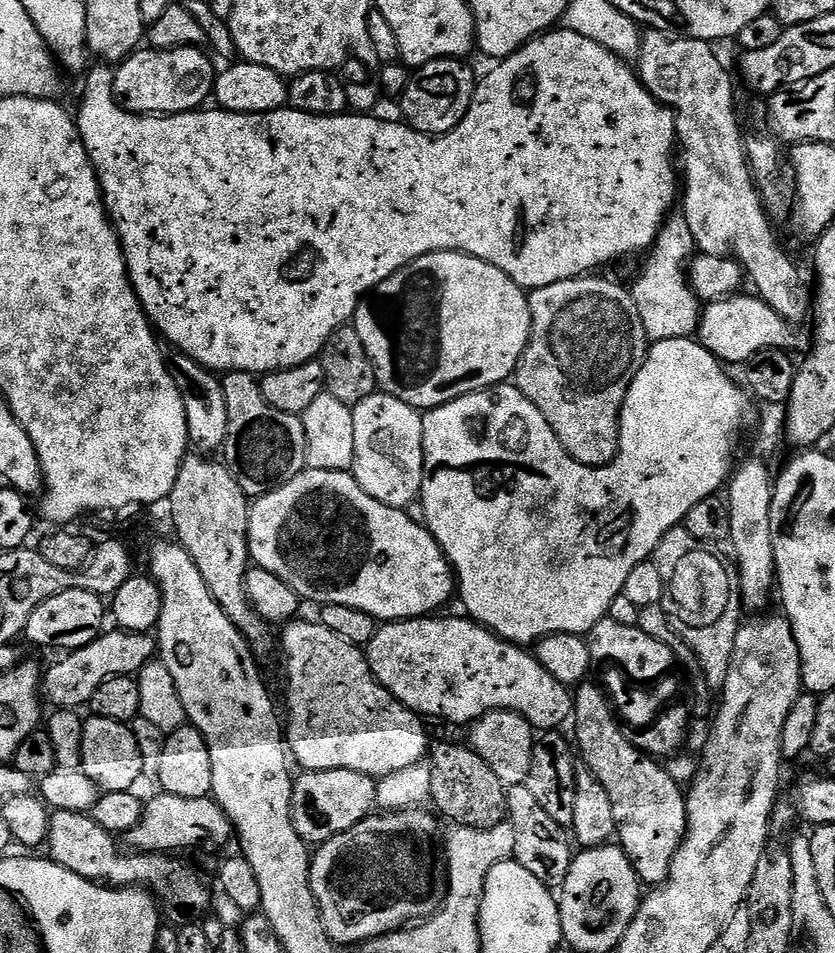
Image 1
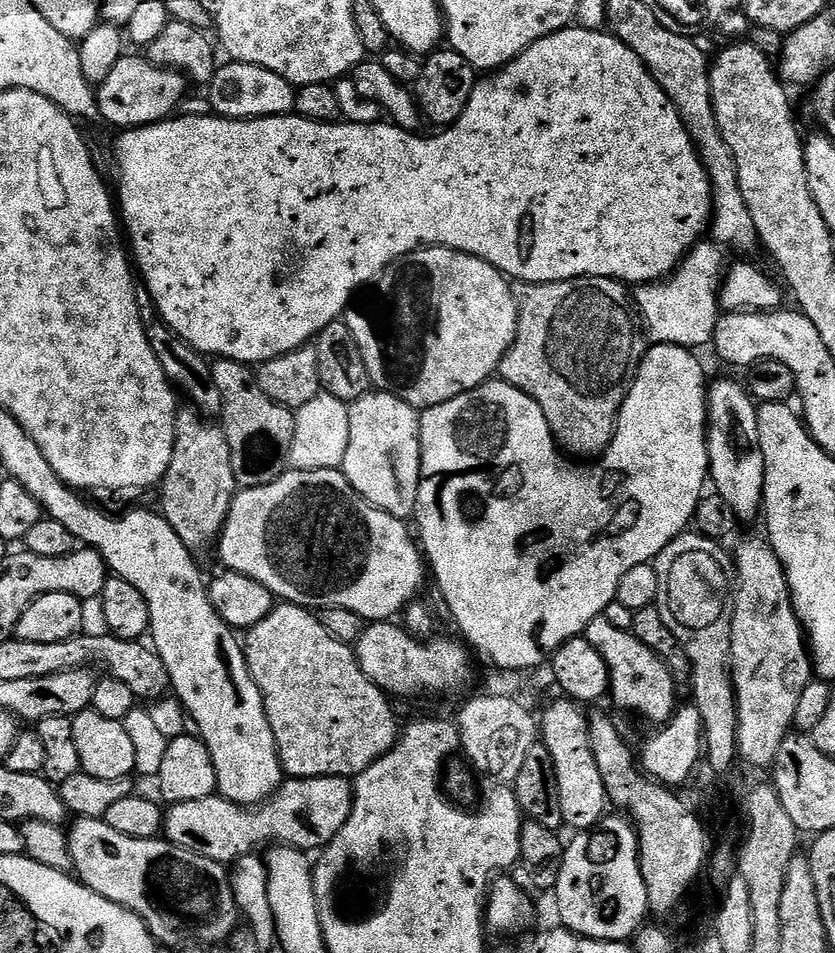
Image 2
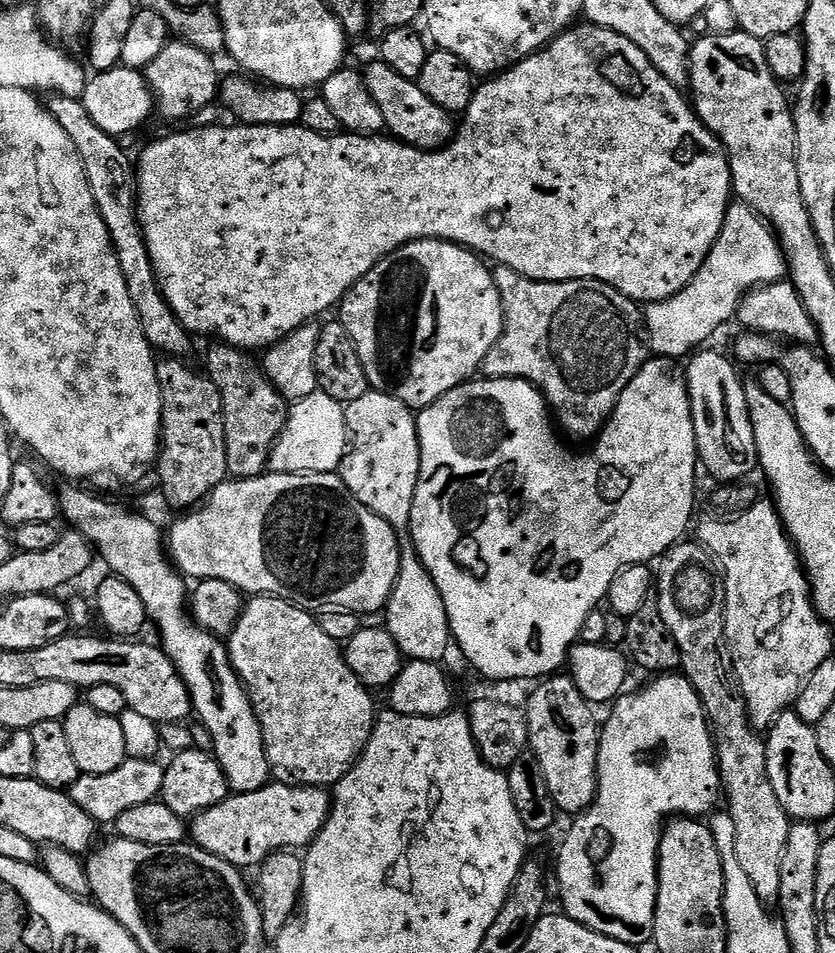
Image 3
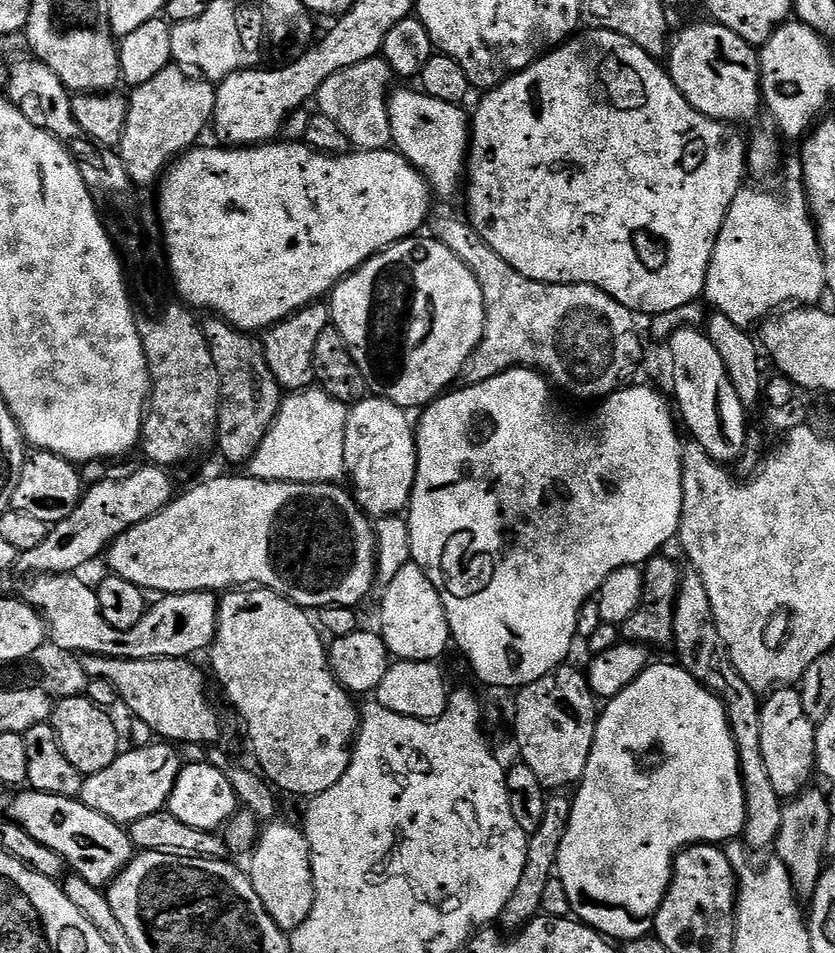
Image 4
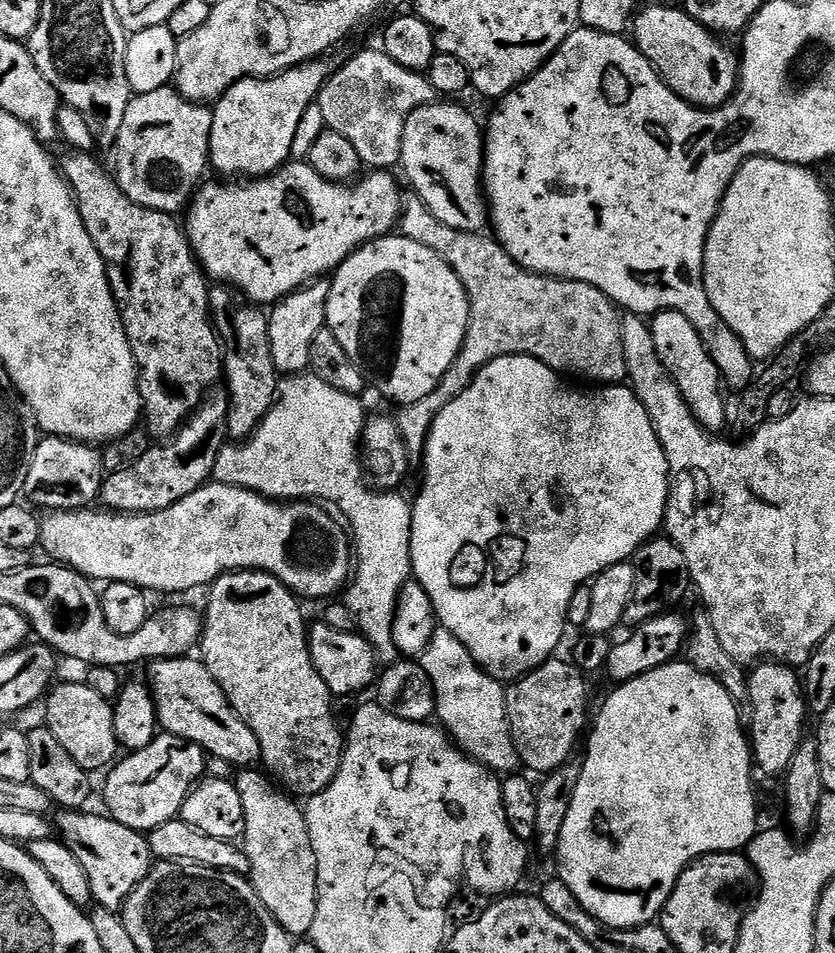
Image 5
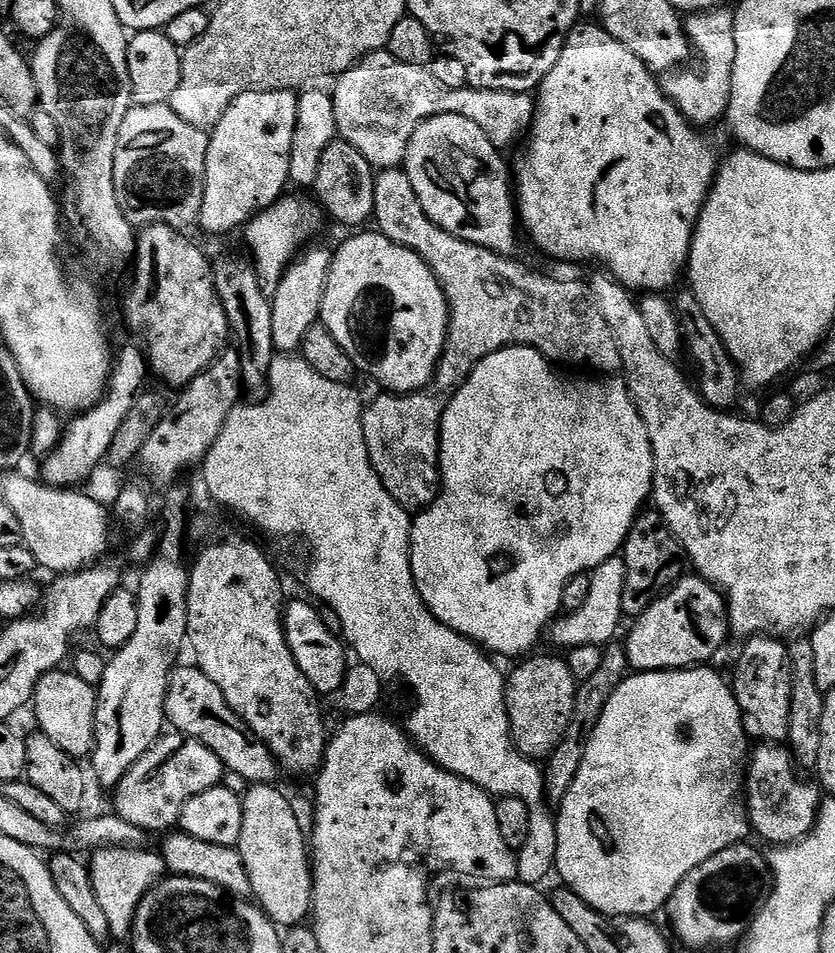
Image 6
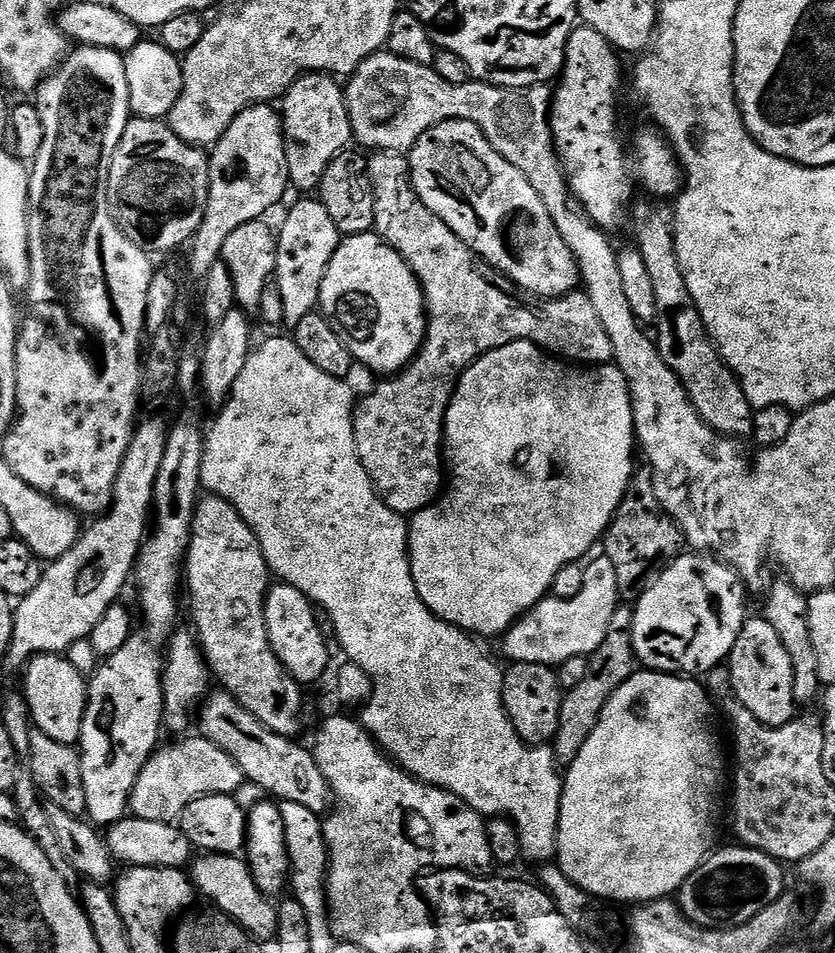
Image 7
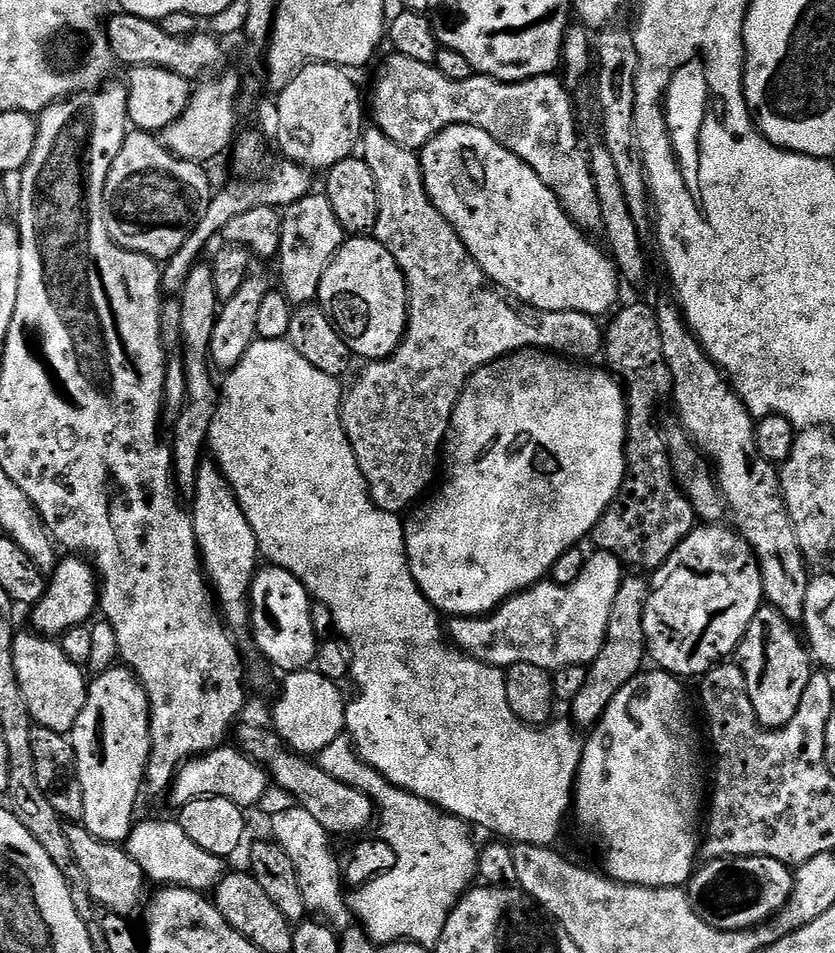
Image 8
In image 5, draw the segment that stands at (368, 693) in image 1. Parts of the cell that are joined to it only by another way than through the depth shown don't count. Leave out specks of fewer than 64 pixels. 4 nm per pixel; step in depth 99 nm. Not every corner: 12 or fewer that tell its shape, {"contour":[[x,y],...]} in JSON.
{"contour":[[207,589],[199,659],[267,775],[317,796],[346,736],[296,593]]}

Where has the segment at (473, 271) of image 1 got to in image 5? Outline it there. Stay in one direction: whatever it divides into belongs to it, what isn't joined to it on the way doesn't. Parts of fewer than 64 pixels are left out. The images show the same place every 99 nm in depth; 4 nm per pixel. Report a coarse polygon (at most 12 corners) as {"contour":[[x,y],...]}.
{"contour":[[371,240],[326,326],[396,406],[458,358],[470,302],[439,252]]}

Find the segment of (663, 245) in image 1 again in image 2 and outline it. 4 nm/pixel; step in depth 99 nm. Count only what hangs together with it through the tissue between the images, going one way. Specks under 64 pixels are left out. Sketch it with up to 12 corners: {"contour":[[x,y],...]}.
{"contour":[[701,242],[635,289],[652,344],[712,344],[726,271]]}

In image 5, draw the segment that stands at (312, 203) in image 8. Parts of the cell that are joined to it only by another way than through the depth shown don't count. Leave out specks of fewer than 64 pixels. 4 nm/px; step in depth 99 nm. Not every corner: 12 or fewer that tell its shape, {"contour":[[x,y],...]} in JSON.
{"contour":[[313,280],[268,312],[270,358],[291,378],[309,371],[328,322],[331,283]]}

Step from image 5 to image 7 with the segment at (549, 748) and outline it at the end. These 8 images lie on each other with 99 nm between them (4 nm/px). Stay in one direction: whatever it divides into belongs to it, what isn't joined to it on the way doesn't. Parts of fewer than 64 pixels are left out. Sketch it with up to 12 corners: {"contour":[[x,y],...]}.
{"contour":[[547,664],[503,669],[504,709],[525,744],[552,742],[565,689]]}

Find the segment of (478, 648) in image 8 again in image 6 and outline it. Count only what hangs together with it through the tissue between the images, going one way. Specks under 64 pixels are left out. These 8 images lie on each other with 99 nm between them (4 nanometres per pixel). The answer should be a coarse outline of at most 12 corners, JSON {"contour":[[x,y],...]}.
{"contour":[[623,555],[591,573],[590,594],[561,615],[550,637],[561,650],[617,639],[624,616]]}

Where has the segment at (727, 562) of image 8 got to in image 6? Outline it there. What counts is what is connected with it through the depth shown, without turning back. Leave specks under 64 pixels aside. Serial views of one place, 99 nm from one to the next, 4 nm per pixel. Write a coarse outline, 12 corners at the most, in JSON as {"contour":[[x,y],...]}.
{"contour":[[685,575],[638,617],[636,672],[695,668],[730,640],[728,601]]}

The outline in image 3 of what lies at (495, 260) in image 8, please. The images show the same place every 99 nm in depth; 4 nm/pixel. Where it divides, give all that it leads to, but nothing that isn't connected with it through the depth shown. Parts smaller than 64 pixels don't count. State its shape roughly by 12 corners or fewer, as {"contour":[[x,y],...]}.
{"contour":[[379,58],[363,69],[395,139],[445,147],[453,113]]}

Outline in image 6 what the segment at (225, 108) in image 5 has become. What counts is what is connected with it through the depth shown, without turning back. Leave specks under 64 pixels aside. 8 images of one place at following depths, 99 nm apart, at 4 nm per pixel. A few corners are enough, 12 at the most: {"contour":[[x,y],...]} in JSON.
{"contour":[[257,88],[211,129],[198,221],[243,229],[285,195],[299,95]]}

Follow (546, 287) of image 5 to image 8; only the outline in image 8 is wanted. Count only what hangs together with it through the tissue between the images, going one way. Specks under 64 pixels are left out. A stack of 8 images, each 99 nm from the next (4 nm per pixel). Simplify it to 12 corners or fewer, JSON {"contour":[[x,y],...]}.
{"contour":[[365,127],[408,329],[340,417],[373,502],[433,487],[478,369],[599,357],[601,321],[497,288],[419,155]]}

